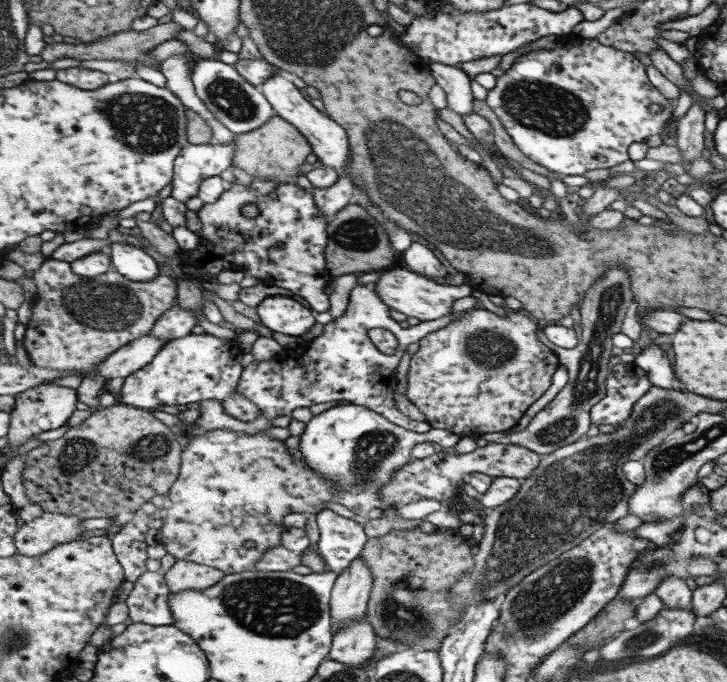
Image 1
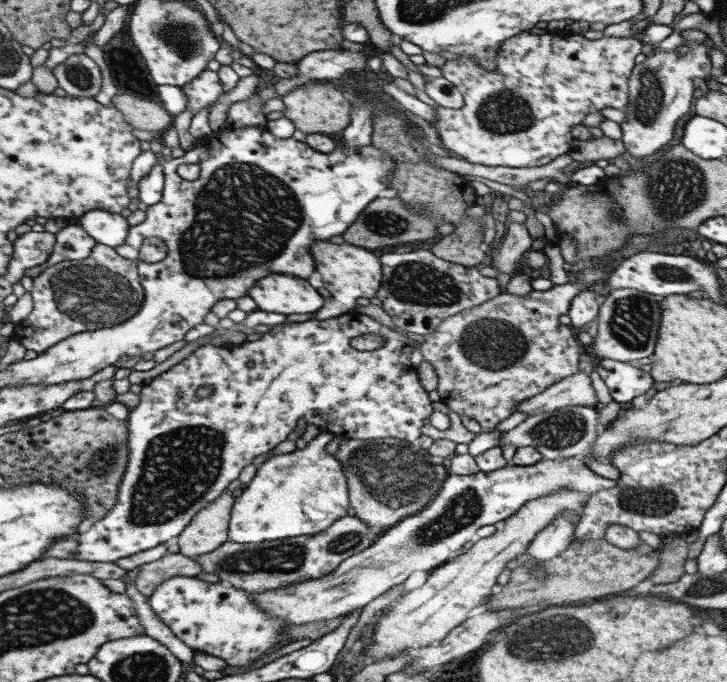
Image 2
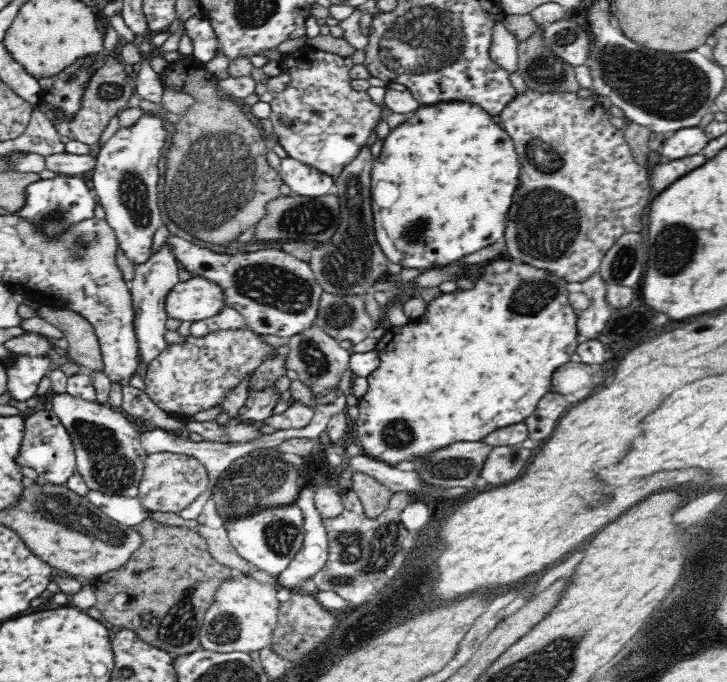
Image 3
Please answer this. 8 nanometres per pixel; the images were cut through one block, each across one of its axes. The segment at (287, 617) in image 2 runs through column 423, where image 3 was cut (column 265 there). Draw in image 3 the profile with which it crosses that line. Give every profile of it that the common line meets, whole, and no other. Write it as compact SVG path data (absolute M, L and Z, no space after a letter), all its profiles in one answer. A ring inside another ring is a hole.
M295 502L286 506L266 508L252 516L226 519L224 528L232 546L244 560L276 576L286 570L292 558L298 554L306 535L304 515Z

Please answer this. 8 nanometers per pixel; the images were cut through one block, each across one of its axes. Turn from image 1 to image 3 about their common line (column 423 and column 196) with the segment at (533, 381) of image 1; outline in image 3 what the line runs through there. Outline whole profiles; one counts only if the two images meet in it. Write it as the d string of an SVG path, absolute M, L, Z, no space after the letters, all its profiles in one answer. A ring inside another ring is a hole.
M246 328L240 330L214 330L202 338L186 337L184 344L167 344L160 354L153 358L147 366L146 376L143 379L149 398L167 414L176 414L176 418L194 418L196 413L202 410L210 410L214 406L220 406L225 396L235 386L260 366L276 348L268 345L258 334Z

